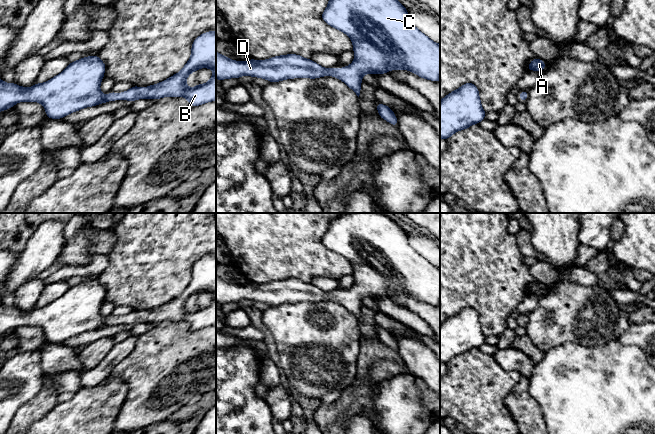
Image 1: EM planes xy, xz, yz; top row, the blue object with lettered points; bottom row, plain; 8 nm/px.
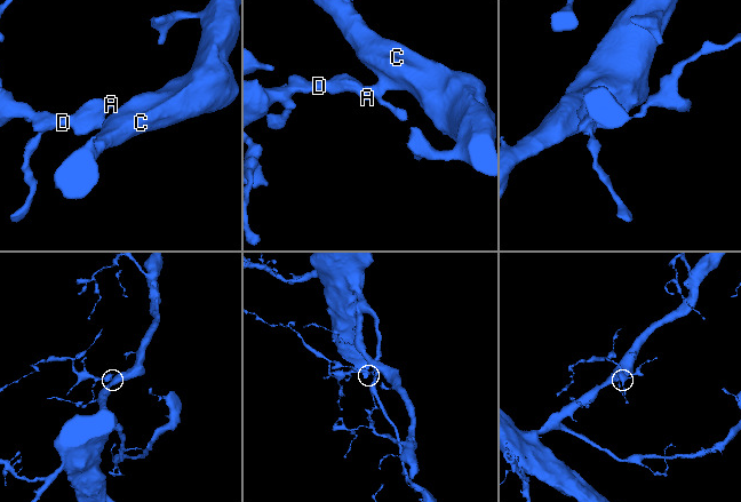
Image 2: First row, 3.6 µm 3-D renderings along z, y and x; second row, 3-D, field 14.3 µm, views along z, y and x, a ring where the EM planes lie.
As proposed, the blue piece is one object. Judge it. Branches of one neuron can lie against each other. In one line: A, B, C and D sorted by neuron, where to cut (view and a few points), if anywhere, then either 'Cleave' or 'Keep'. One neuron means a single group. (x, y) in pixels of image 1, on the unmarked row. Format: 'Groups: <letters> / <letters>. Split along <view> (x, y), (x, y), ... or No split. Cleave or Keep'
Groups: A B C D. No split. Keep

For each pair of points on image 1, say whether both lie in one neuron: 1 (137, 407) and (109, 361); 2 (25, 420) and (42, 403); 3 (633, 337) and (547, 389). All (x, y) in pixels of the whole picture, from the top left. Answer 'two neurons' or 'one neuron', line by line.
1: two neurons
2: one neuron
3: two neurons

